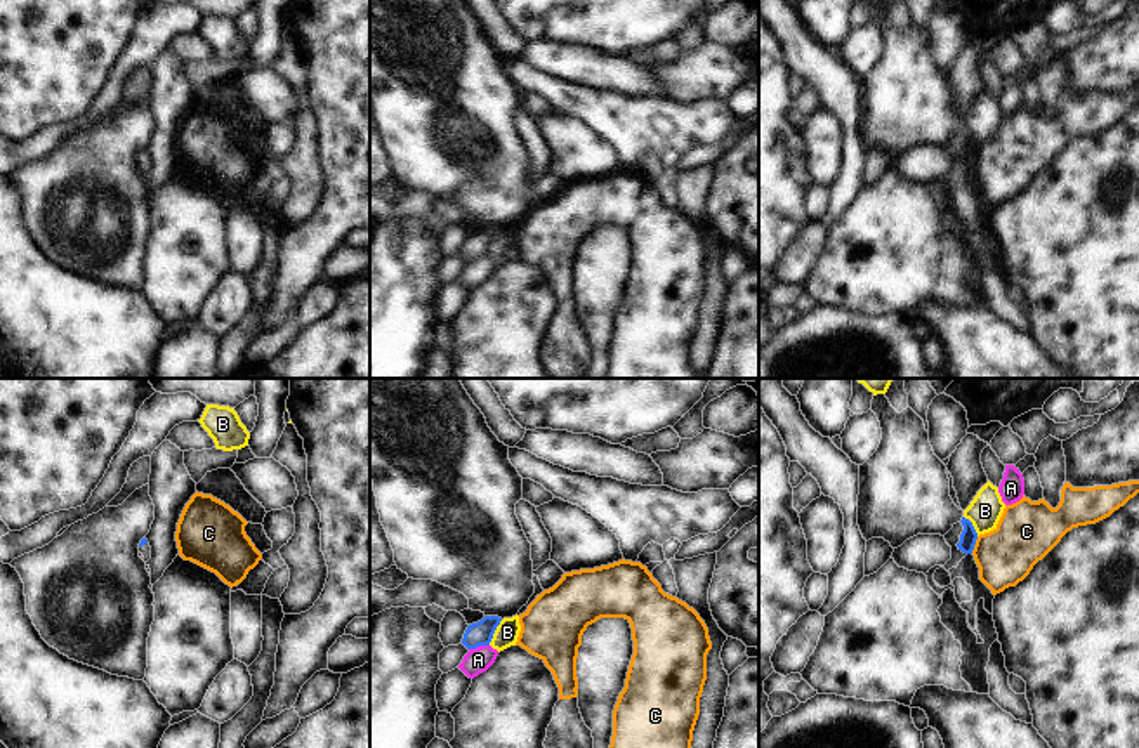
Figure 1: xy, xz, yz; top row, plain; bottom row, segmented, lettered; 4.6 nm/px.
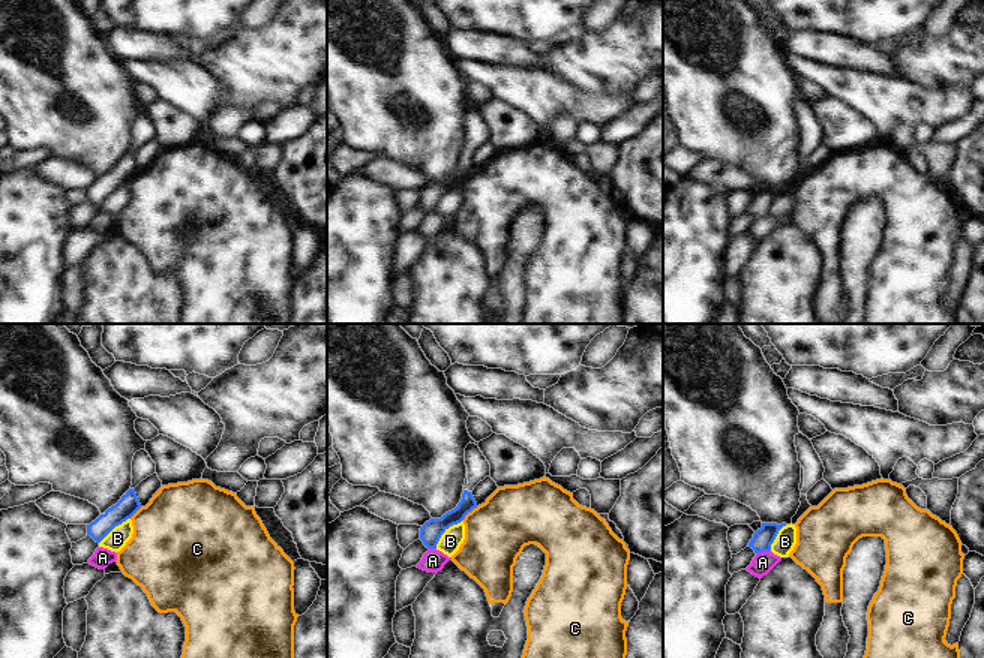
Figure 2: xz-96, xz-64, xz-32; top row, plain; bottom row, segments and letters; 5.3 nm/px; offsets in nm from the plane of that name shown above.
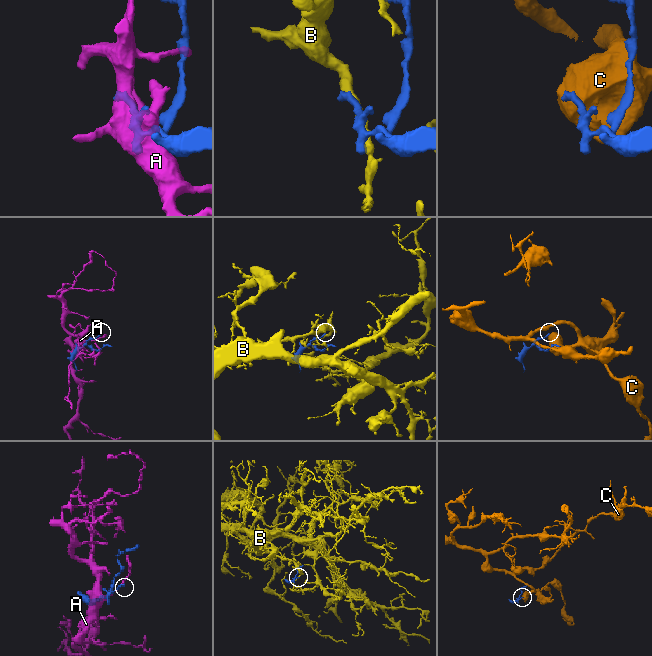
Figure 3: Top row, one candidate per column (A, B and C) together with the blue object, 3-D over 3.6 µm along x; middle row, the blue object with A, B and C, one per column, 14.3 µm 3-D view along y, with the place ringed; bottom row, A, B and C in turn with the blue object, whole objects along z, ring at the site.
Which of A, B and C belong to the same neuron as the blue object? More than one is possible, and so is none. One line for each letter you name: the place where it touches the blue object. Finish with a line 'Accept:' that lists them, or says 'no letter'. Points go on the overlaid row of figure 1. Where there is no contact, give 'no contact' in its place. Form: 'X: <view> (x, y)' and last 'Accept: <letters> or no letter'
Accept: no letter

